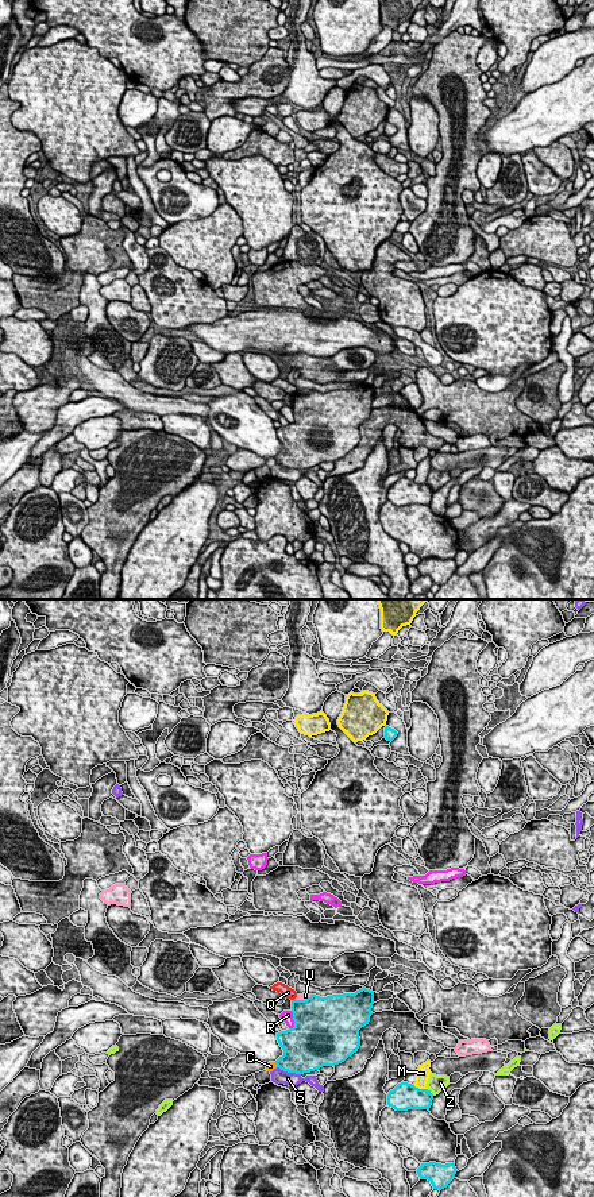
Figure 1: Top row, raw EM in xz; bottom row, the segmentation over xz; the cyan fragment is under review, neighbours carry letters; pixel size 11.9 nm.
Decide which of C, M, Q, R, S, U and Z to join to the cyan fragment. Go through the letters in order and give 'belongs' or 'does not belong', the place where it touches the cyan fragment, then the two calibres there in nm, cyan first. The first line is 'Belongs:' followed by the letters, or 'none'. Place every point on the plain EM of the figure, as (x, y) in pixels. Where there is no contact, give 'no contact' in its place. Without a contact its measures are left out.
Belongs: none
C: does not belong | xz (276, 459) | 340/120 nm
M: does not belong | xz (420, 485) | 320/160 nm
Q: does not belong | xz (294, 394) | 380/130 nm
R: does not belong | xz (293, 414) | 480/140 nm
S: does not belong | xz (289, 467) | 420/170 nm
U: does not belong | xz (303, 396) | 480/90 nm
Z: does not belong | xz (429, 486) | 280/200 nm

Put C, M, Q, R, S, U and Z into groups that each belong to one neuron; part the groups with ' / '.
C S / M / Q / R / U / Z

